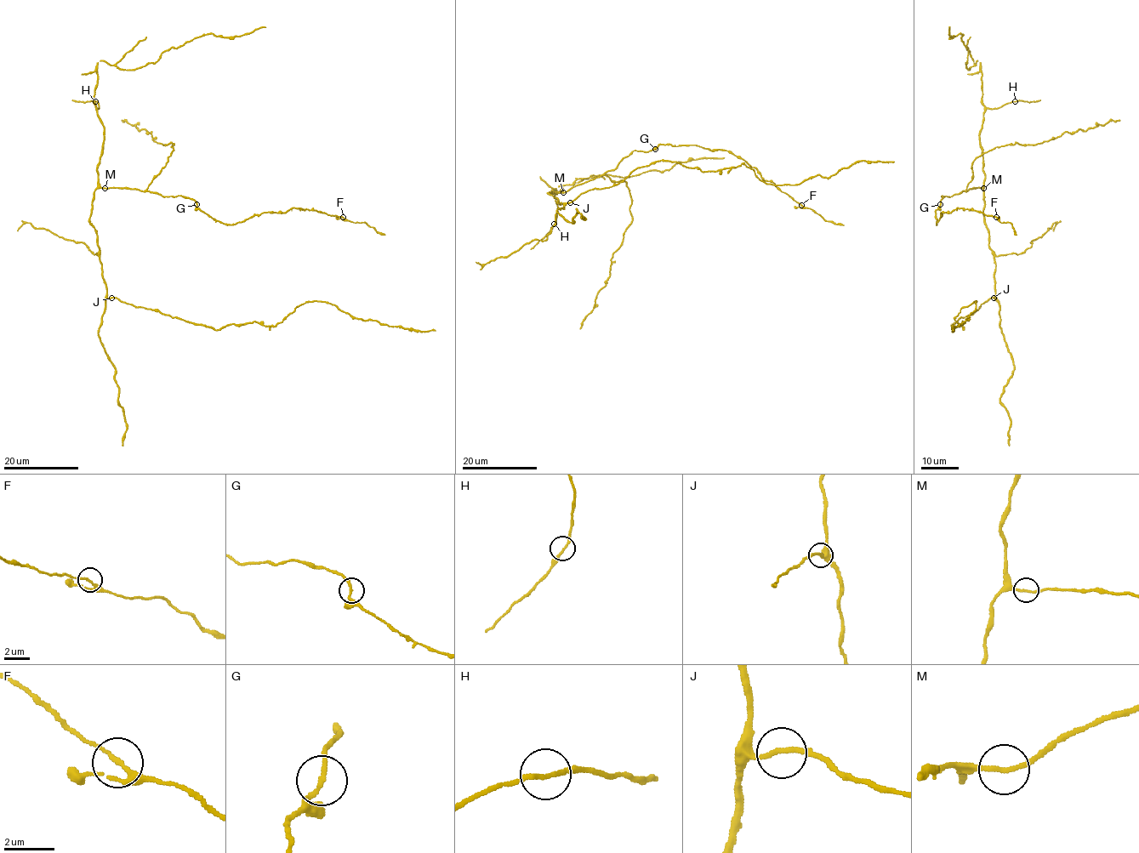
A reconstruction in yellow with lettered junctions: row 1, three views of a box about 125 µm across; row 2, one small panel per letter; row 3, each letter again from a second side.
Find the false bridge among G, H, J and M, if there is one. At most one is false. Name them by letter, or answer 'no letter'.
no letter

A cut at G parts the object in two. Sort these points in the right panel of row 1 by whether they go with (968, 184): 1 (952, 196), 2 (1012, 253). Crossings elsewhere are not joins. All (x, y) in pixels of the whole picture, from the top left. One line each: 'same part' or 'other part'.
1: same part
2: same part

